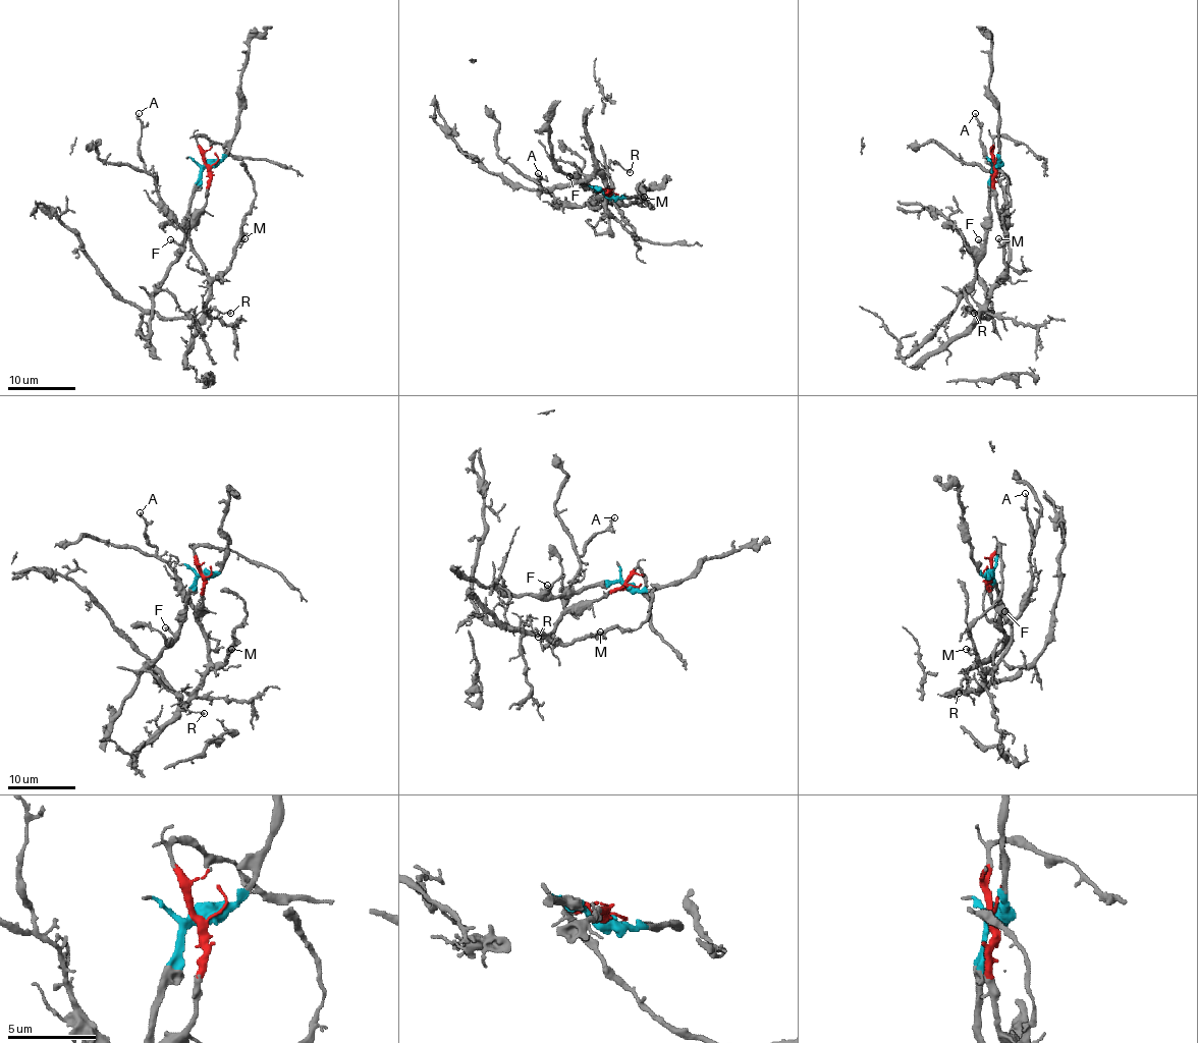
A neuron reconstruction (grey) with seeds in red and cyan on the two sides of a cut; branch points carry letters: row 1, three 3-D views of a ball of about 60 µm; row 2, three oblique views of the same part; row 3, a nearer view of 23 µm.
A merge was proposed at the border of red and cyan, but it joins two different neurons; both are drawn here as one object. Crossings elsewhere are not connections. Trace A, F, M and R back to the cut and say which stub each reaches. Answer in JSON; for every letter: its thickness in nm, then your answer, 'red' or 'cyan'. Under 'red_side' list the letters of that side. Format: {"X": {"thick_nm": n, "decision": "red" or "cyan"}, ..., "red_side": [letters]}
{"A": {"thick_nm": 160, "decision": "red"}, "F": {"thick_nm": 240, "decision": "cyan"}, "M": {"thick_nm": 130, "decision": "red"}, "R": {"thick_nm": 240, "decision": "red"}, "red_side": ["A", "M", "R"]}

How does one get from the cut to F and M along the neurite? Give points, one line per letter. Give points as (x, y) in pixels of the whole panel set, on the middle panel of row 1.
F: (606, 195), (569, 176)
M: (606, 195), (588, 206), (637, 203), (644, 196)

